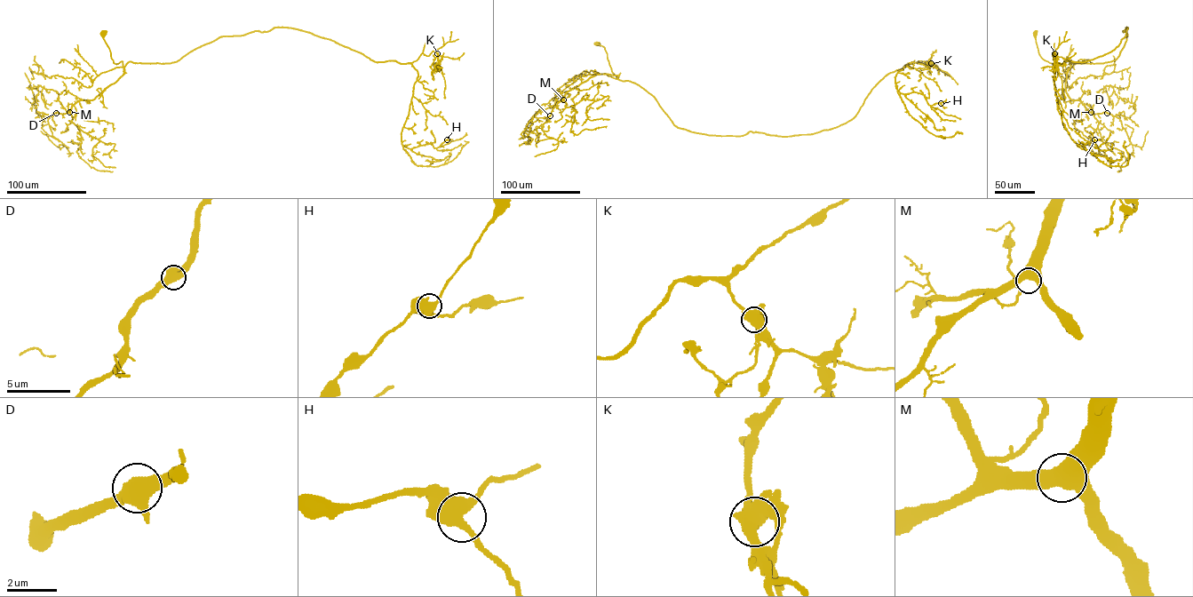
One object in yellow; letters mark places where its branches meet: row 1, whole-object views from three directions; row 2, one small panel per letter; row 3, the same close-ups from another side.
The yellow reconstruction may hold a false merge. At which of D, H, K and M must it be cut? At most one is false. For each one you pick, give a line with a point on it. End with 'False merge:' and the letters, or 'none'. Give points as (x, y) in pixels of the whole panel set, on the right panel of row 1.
K: at (1054, 53)
False merge: K

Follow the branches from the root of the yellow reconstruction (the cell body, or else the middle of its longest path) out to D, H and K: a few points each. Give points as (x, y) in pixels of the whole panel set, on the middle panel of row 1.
D: (597, 43), (604, 47), (611, 71), (617, 78), (617, 75), (608, 74), (591, 76), (568, 91), (550, 115)
H: (597, 43), (616, 79), (645, 90), (678, 127), (709, 135), (836, 127), (910, 62), (895, 88), (941, 103)
K: (597, 43), (616, 79), (645, 90), (678, 127), (710, 135), (829, 130), (851, 120), (888, 74), (931, 63)

